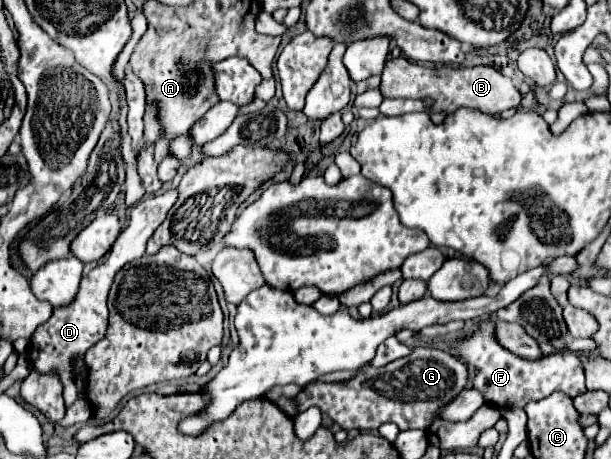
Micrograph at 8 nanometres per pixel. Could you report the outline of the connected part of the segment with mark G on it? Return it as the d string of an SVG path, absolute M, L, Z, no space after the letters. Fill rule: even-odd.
M414 346L404 358L398 358L386 366L372 366L370 362L358 368L356 376L344 382L326 382L306 386L294 400L298 412L318 406L322 414L328 414L340 428L348 430L378 430L384 422L398 424L400 430L428 428L434 412L450 402L454 394L464 390L468 380L468 368L448 352Z

